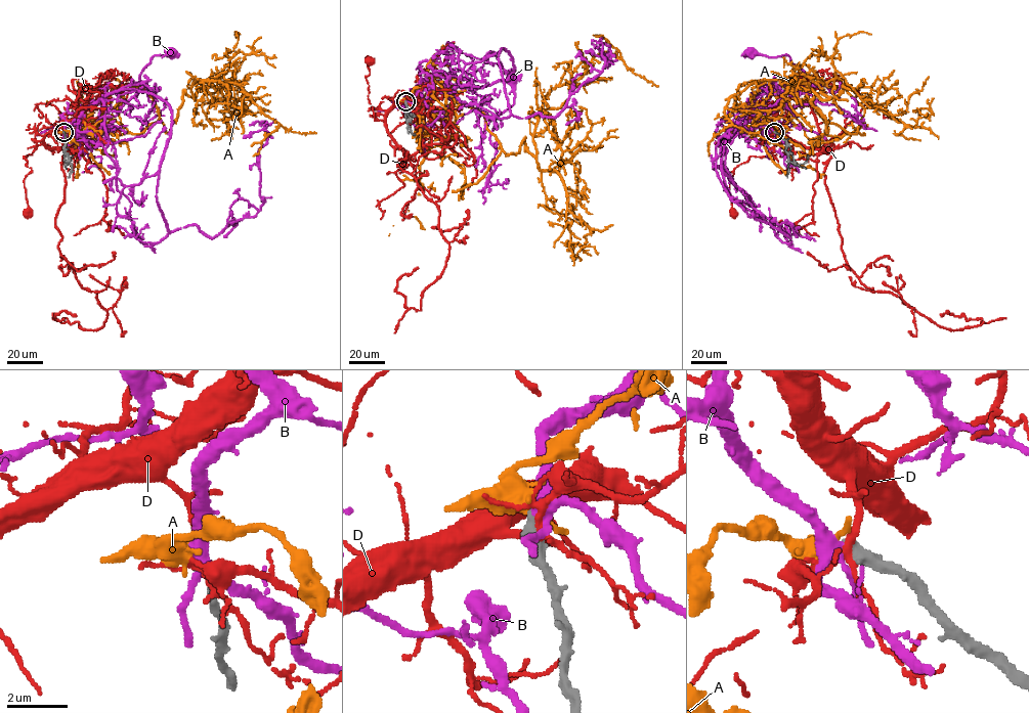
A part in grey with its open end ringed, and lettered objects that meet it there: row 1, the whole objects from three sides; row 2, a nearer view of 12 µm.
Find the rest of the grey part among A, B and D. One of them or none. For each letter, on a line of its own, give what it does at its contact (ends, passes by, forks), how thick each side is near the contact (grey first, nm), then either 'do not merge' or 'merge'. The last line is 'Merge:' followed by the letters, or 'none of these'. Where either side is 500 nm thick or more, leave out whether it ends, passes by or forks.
A: it forks | 480/320 nm | do not merge
B: 500/360 nm | merge
D: 600/200 nm | do not merge
Merge: B

